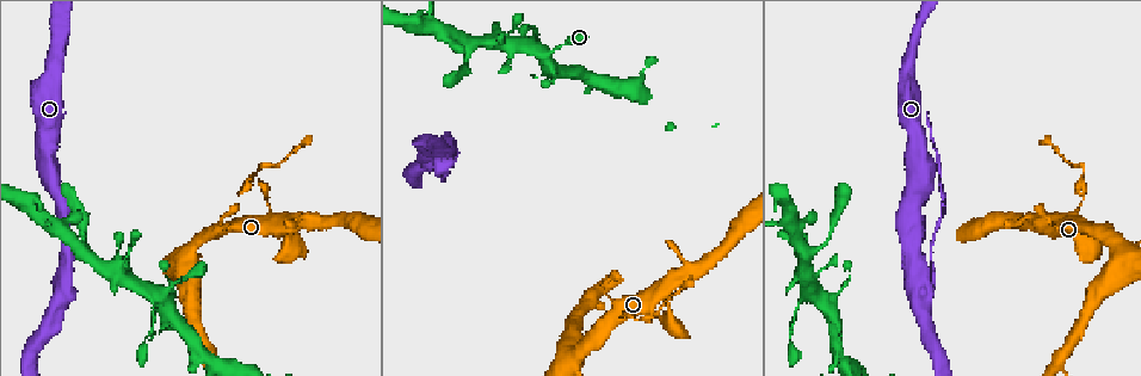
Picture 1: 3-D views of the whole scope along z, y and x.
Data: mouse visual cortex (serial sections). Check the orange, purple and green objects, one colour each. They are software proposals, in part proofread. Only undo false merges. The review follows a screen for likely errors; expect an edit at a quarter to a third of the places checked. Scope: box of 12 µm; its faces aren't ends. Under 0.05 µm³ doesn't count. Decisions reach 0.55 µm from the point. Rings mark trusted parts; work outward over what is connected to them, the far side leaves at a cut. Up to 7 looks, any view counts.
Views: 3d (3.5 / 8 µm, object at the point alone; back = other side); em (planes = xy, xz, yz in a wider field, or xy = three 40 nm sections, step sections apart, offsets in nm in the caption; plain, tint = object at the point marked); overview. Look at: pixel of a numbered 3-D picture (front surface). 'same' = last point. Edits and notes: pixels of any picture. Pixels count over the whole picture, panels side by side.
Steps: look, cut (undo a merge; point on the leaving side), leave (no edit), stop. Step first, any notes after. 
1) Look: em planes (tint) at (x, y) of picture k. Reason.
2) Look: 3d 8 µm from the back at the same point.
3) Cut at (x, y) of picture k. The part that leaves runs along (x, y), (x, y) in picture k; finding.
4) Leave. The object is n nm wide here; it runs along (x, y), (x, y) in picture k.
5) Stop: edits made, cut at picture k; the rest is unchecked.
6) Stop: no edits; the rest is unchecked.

Look: 3d 3.5 µm at (922, 264) of picture 1. Four or more arms meet.

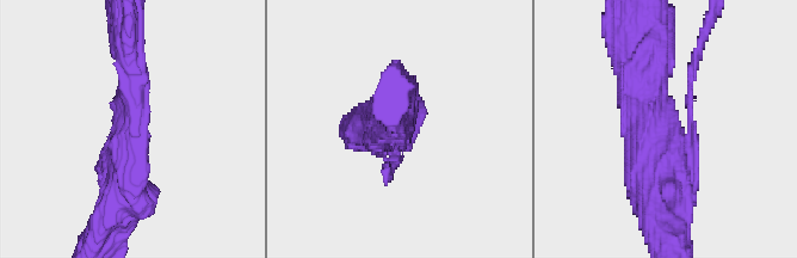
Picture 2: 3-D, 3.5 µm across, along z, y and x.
Look: em planes (tint) at (132, 131) of picture 2. 4 arms meet here; the arms are 100, 350, 400, 500 nm wide.

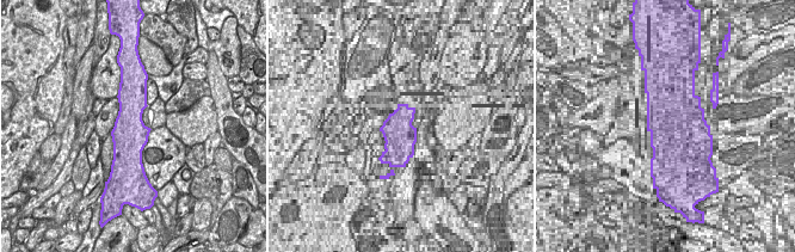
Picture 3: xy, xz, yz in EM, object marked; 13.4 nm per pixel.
Leave. It runs along (628, 57), (665, 130), (659, 207) in picture 2; one cell here.

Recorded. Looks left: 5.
Look: 3d 3.5 µm at (546, 57) of picture 1. Small branch off a trunk.

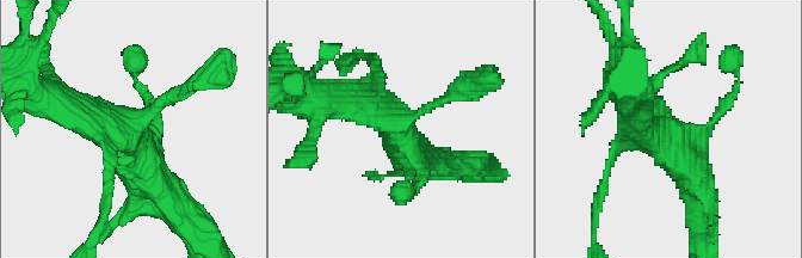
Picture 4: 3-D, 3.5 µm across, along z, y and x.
Look: em planes (tint) at (398, 124) of picture 4. Need the tissue.

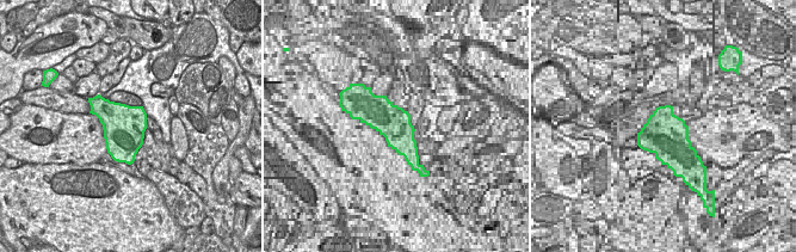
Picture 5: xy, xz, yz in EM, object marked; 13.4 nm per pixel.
Look: em xy step 1 (tint) at the same point.

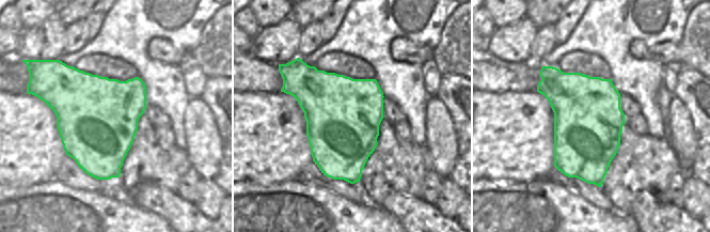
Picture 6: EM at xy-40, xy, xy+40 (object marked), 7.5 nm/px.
Leave. It runs along (189, 87), (123, 135), (67, 106) in picture 4; all the same cell.

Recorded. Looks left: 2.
Look: 3d 8 µm at (443, 33) of picture 1. A fork.

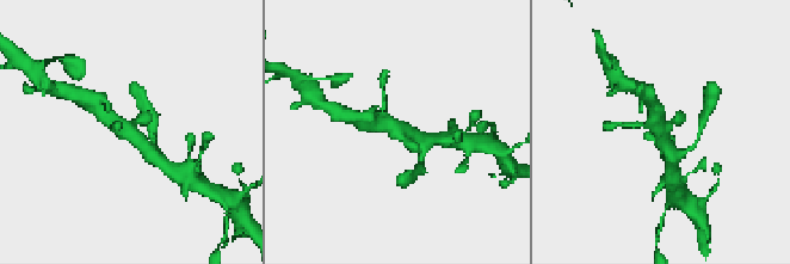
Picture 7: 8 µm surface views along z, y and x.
Look: 3d 3.5 µm at (398, 127) of picture 7. Zoom in.

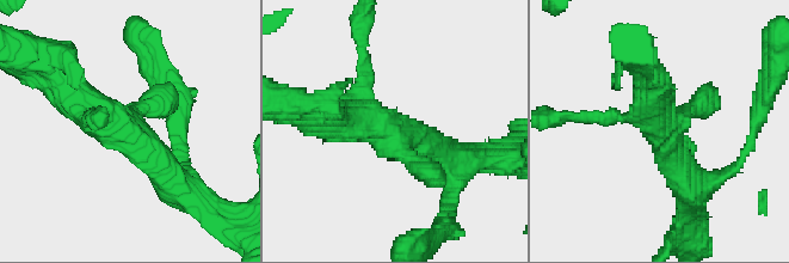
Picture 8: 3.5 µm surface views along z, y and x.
Leave. It runs along (182, 189), (134, 138), (65, 86) in picture 8; one cell here.

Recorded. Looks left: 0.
Stop: no edits; the rest is unchecked.

